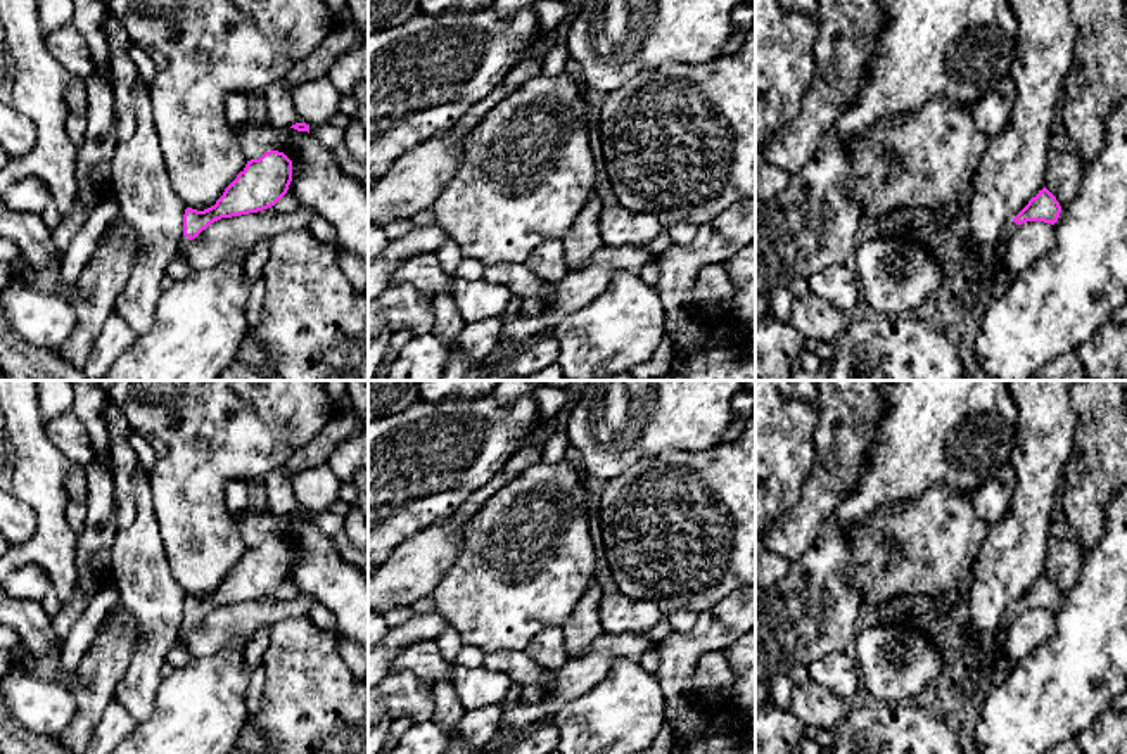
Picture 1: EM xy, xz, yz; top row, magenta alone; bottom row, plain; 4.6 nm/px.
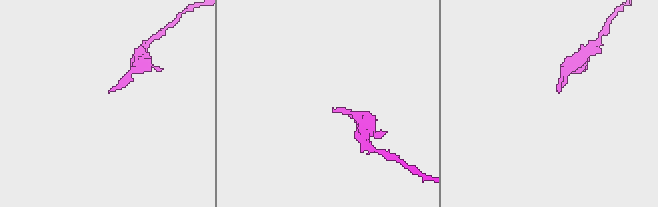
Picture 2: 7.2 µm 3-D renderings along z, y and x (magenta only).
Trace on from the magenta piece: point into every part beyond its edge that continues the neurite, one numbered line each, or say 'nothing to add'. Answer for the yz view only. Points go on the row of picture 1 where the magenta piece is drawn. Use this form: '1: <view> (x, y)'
1: yz (1001, 249)

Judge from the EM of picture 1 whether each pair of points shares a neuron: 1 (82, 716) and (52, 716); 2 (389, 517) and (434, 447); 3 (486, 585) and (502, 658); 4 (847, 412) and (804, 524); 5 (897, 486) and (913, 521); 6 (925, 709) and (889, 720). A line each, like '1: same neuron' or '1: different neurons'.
1: different neurons
2: same neuron
3: different neurons
4: same neuron
5: different neurons
6: same neuron

